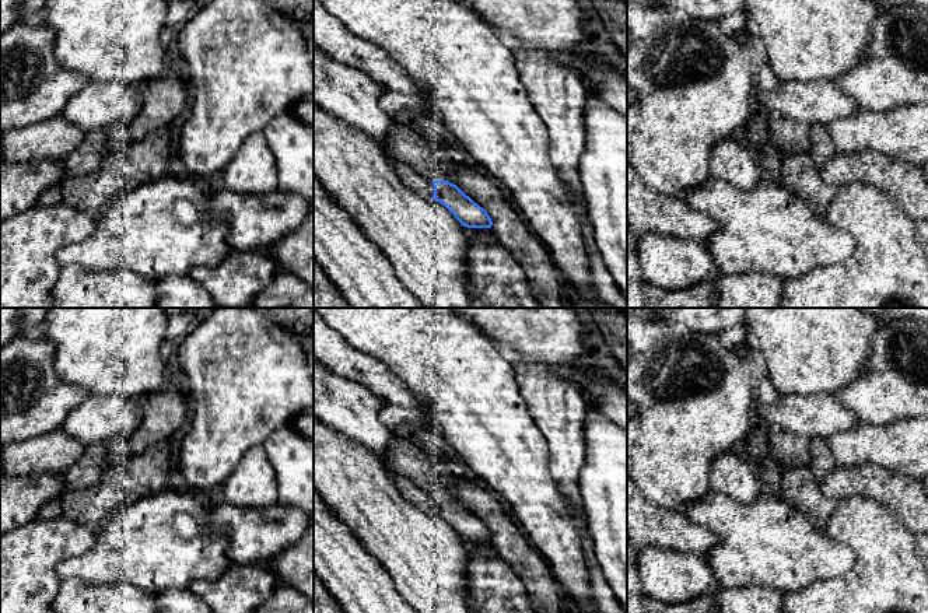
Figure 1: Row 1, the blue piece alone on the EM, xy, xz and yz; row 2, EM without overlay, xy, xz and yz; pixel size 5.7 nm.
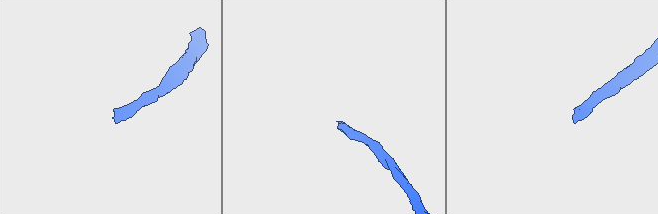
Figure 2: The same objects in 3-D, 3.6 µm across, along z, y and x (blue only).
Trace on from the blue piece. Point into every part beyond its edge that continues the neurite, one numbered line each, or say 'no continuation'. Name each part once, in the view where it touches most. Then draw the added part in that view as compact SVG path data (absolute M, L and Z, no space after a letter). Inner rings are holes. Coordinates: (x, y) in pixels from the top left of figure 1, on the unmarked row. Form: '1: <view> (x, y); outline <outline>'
1: xz (422, 500); outline M392 473L392 480L402 497L423 512L433 512L433 495L414 486L409 479Z

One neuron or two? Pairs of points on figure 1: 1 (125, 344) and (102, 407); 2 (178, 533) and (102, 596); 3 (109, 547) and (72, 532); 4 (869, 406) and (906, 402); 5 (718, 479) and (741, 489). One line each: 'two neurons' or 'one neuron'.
1: two neurons
2: two neurons
3: two neurons
4: one neuron
5: one neuron

